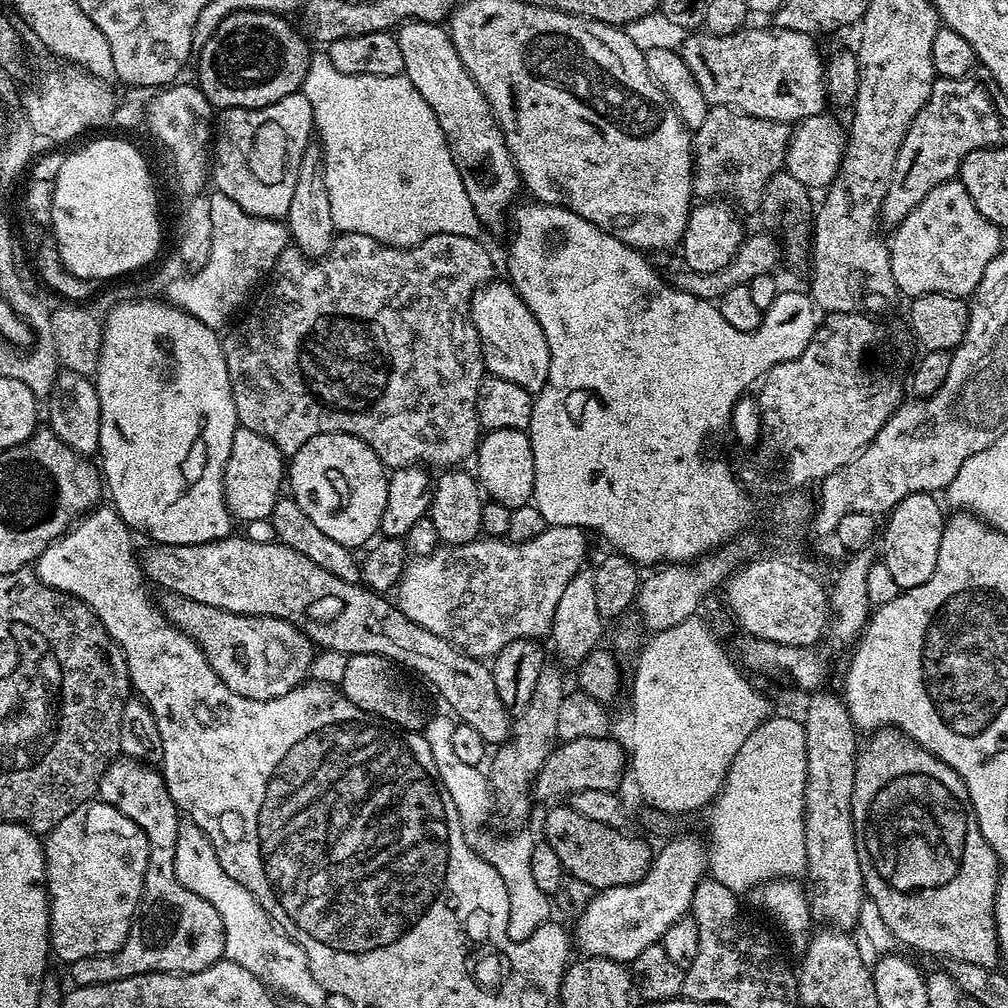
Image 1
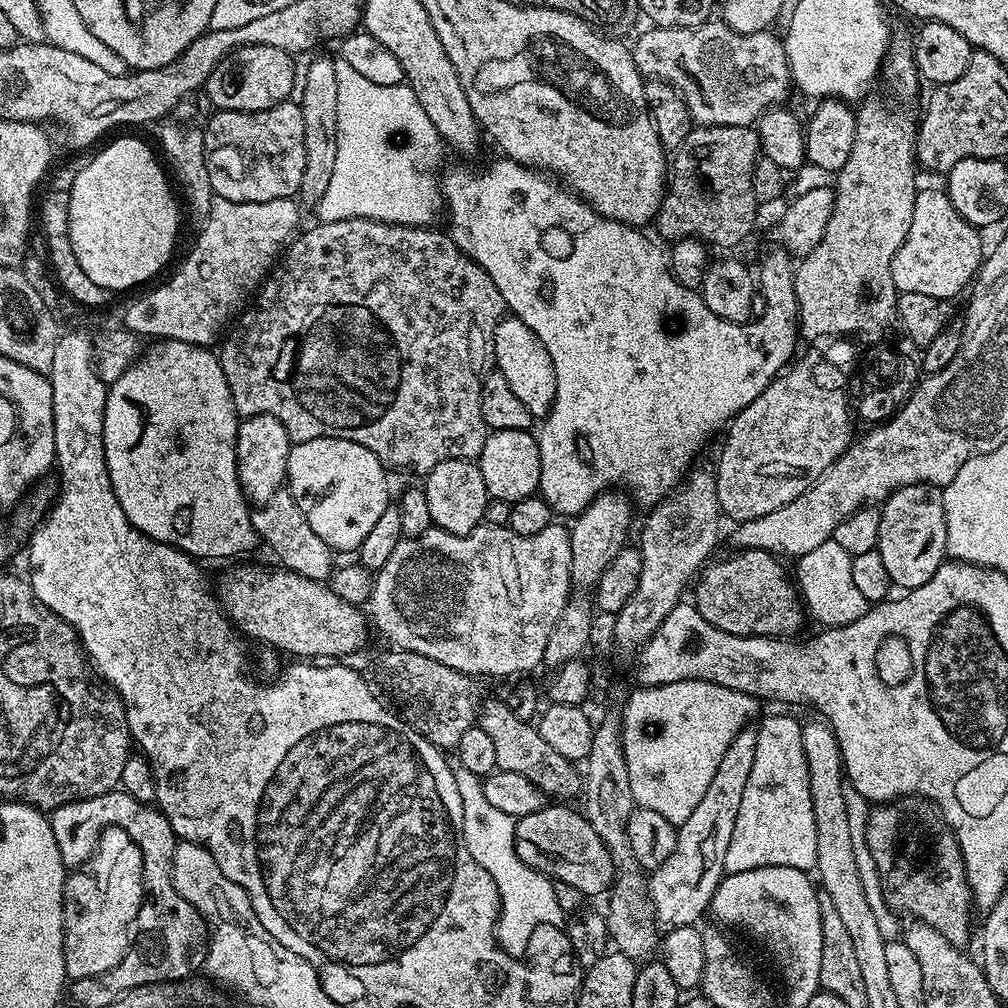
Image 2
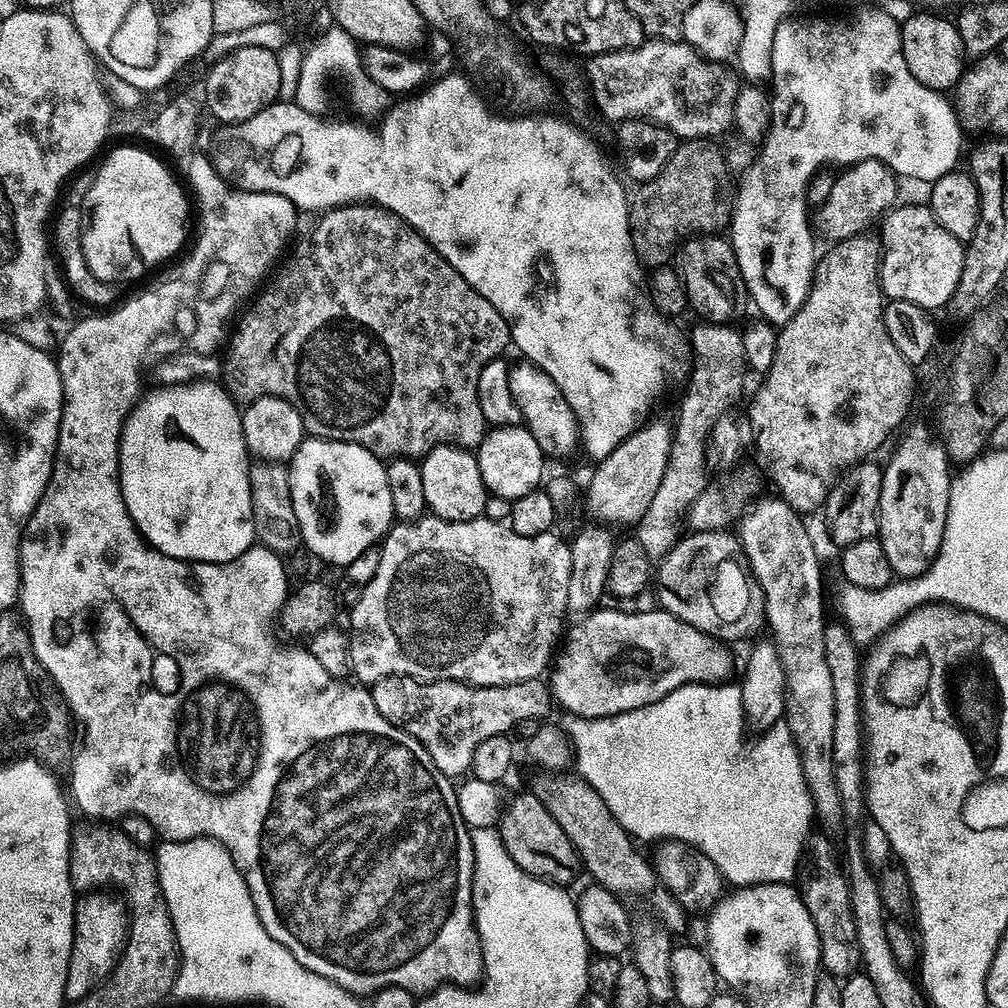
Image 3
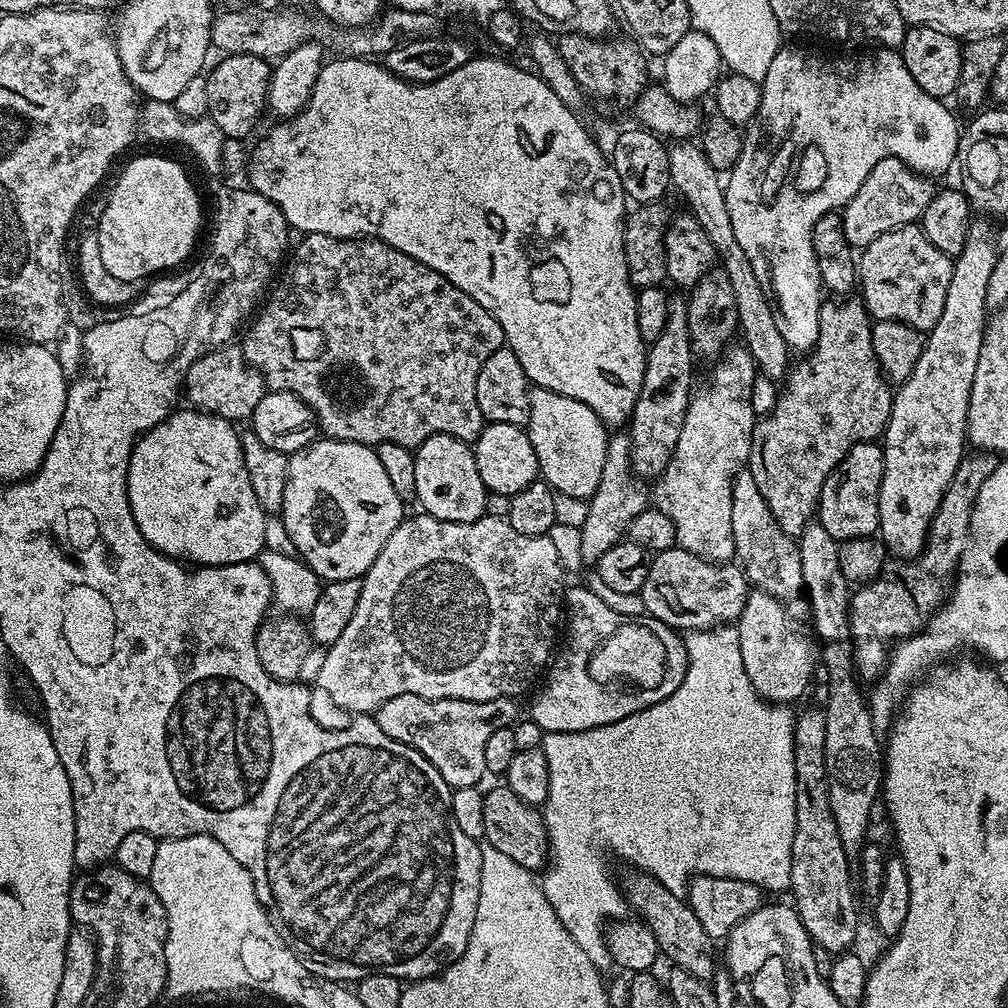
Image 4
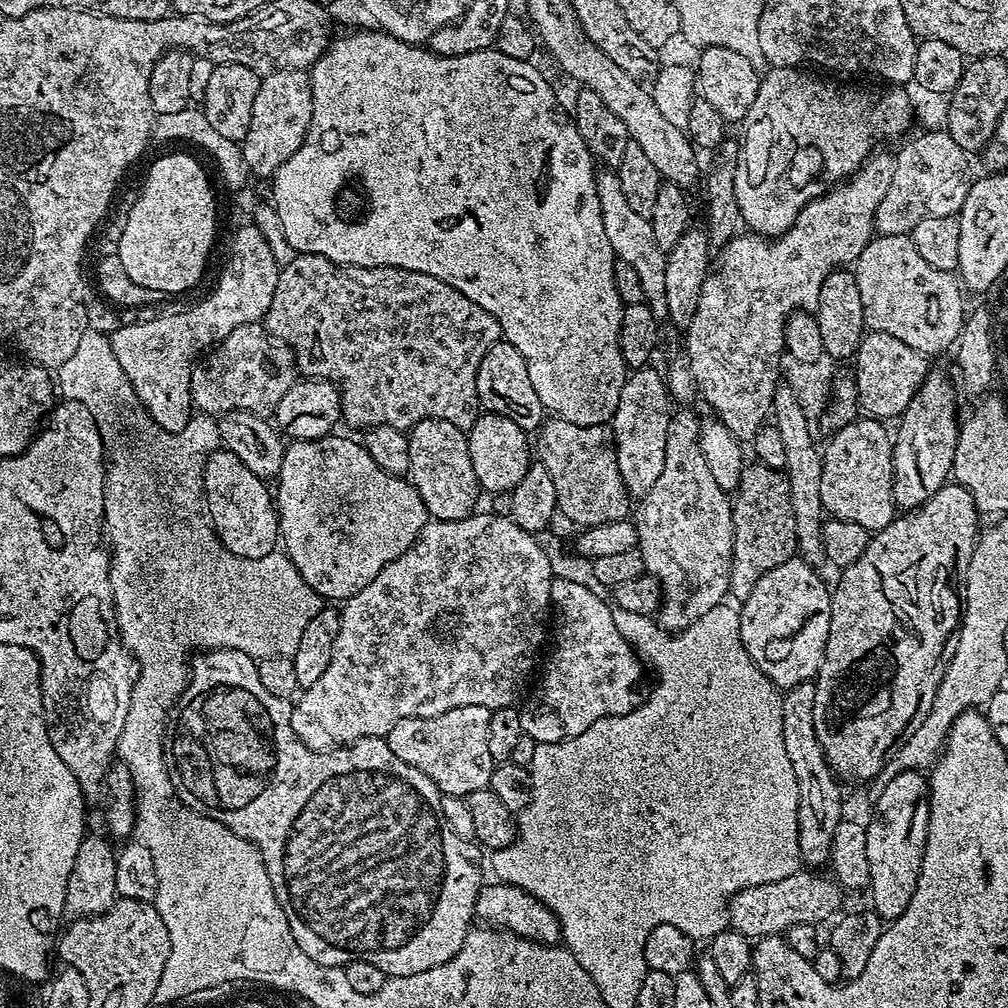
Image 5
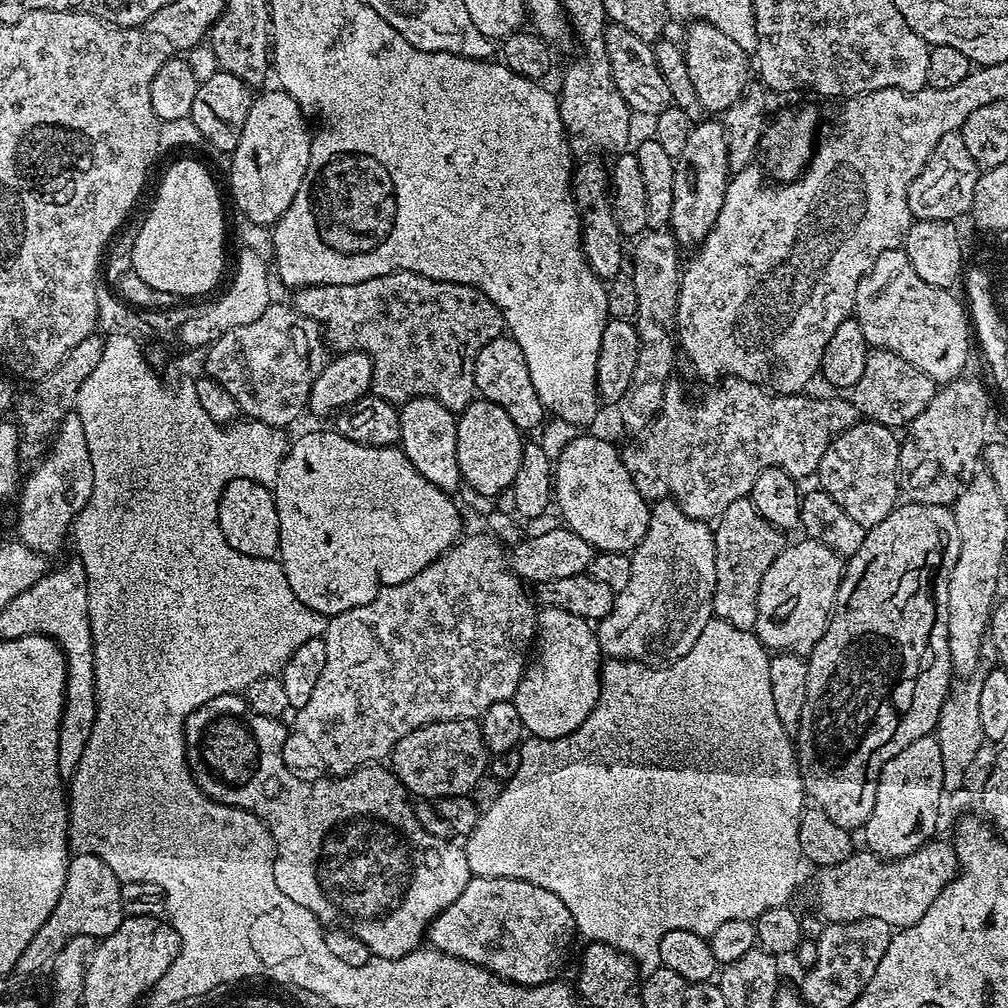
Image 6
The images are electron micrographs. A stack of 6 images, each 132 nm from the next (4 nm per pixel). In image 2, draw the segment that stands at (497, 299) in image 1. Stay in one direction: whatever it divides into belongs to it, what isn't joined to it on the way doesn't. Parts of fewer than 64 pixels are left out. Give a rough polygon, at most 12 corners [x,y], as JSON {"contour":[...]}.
{"contour":[[505,315],[491,329],[502,378],[533,417],[556,403],[552,363],[534,330]]}

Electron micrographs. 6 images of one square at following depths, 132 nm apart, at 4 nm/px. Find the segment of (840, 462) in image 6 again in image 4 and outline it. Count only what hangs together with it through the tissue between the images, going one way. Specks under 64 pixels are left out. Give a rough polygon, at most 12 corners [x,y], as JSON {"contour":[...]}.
{"contour":[[854,446],[822,486],[818,523],[876,536],[884,450]]}

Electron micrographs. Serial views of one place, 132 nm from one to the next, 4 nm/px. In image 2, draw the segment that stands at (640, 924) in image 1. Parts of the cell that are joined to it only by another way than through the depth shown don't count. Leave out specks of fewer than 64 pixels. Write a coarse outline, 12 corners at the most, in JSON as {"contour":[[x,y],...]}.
{"contour":[[726,746],[676,849],[647,877],[655,923],[696,924],[724,879],[758,746]]}

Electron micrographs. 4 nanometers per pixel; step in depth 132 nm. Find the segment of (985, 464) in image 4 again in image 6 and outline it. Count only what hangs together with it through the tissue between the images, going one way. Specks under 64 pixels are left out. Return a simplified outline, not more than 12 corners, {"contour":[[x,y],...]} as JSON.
{"contour":[[949,505],[847,557],[794,725],[798,777],[863,829],[892,680],[948,624]]}

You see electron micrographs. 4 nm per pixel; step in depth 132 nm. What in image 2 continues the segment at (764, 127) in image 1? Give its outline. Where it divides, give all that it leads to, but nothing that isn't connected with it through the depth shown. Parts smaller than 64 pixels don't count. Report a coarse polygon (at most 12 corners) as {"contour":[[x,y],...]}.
{"contour":[[693,127],[654,228],[738,247],[756,224],[755,127]]}

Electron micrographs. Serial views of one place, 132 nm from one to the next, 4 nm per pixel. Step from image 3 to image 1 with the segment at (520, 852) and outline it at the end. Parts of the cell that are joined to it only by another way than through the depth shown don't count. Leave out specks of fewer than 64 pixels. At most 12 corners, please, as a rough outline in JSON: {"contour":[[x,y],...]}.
{"contour":[[552,808],[543,843],[594,890],[639,884],[654,848]]}

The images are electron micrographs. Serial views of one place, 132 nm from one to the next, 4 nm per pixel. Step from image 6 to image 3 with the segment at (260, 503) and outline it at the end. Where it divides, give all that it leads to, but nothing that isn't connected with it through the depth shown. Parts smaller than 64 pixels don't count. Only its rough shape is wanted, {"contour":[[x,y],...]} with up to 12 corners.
{"contour":[[212,378],[153,389],[120,489],[162,554],[256,540],[241,409]]}

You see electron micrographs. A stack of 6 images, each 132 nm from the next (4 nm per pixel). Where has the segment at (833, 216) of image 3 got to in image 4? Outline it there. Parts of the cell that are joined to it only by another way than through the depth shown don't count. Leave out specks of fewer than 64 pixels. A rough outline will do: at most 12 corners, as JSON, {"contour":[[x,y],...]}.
{"contour":[[882,159],[842,210],[863,249],[917,223],[935,196],[929,177]]}

